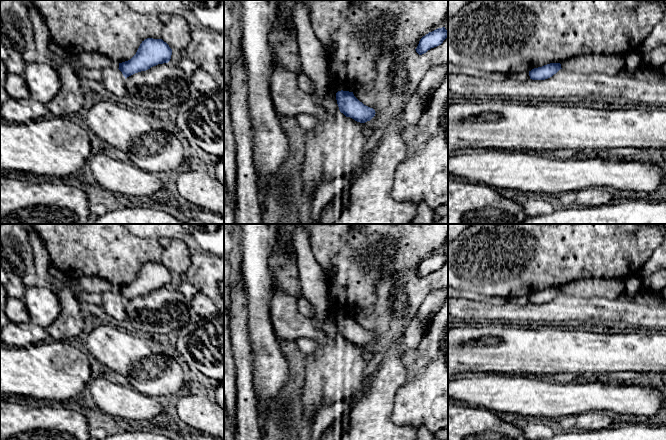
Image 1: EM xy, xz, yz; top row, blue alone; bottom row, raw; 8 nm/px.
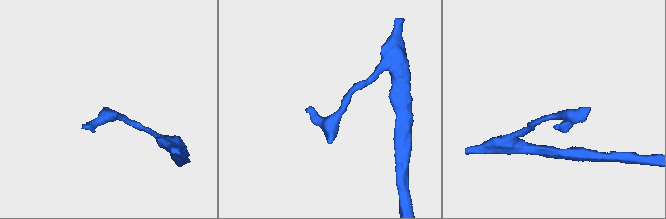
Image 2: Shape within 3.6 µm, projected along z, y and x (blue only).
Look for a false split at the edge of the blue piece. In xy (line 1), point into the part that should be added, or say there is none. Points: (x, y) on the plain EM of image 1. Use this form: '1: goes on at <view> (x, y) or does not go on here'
1: does not go on here

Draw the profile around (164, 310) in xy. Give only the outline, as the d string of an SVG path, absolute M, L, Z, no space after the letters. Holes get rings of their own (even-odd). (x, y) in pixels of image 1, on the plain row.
M169 286L135 297L125 305L128 320L142 335L178 332L193 319L190 299Z

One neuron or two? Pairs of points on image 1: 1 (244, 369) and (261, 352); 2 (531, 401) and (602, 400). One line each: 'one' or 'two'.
1: two
2: one

